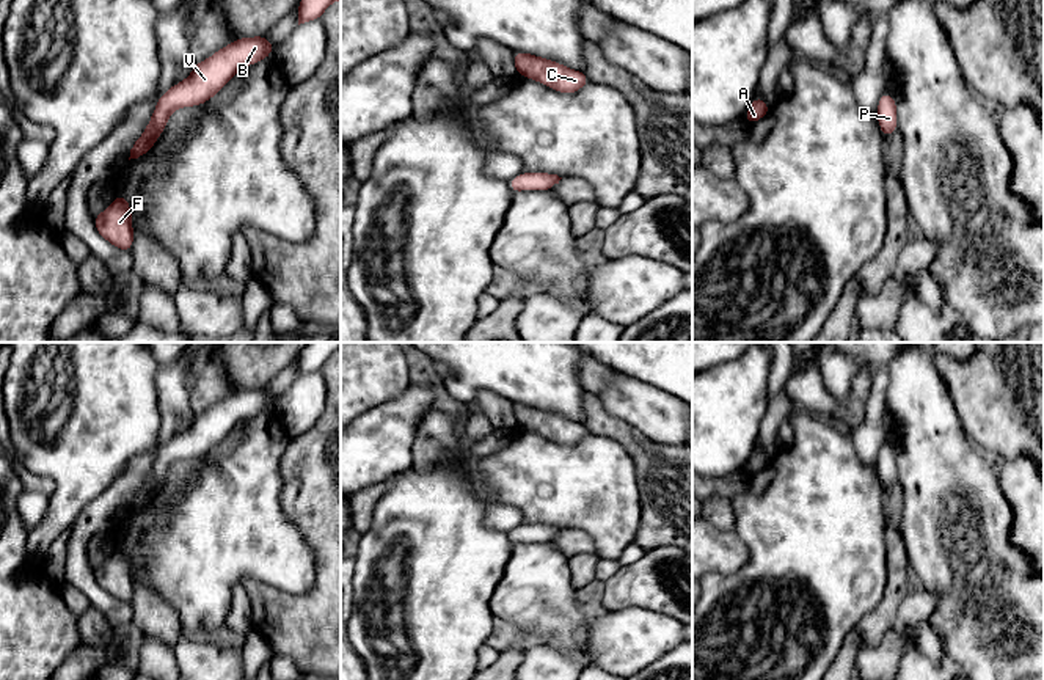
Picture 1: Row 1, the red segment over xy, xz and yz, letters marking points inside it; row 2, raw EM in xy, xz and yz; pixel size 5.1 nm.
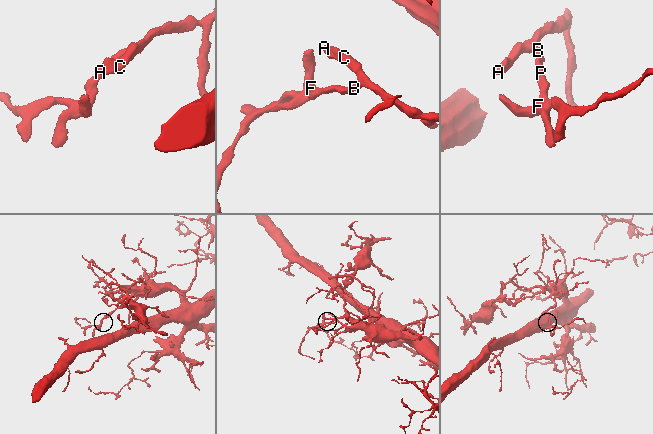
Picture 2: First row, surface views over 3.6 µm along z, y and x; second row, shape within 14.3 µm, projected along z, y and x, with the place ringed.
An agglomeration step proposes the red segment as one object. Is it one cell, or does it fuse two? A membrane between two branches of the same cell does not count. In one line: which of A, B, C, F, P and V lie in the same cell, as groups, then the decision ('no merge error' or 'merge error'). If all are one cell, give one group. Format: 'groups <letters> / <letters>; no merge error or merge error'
groups A B C F P V; no merge error

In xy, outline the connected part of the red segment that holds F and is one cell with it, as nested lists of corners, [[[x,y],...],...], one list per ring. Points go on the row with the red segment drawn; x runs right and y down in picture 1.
[[[126,196],[115,201],[94,218],[97,232],[119,250],[130,251],[133,245],[132,212]]]

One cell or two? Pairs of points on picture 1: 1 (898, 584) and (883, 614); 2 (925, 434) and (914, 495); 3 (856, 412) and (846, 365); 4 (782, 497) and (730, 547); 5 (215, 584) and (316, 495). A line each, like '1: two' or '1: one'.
1: one
2: one
3: two
4: two
5: two

